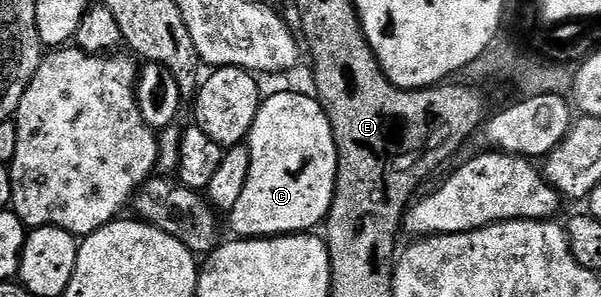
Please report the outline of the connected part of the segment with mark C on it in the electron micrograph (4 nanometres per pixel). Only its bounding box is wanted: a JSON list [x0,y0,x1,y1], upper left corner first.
[230,93,338,239]

